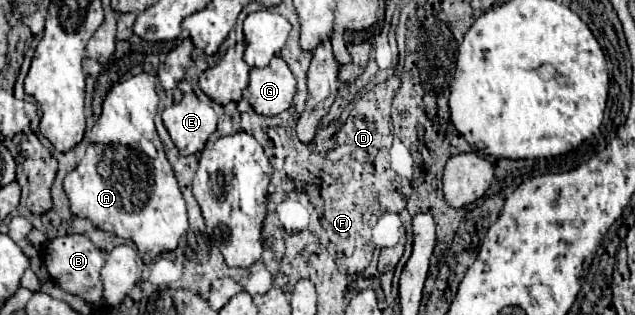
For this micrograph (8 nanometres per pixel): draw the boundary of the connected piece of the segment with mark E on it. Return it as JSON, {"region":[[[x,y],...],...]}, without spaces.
{"region":[[[185,80],[179,82],[178,88],[183,92],[183,100],[179,104],[173,104],[173,106],[169,106],[169,108],[163,110],[163,124],[165,124],[165,128],[167,128],[171,140],[177,146],[177,150],[179,150],[181,156],[199,154],[203,150],[207,138],[215,132],[217,116],[215,116],[215,112],[213,112],[213,108],[209,104],[201,102],[195,96],[195,92],[193,92],[193,88],[189,82]]]}

